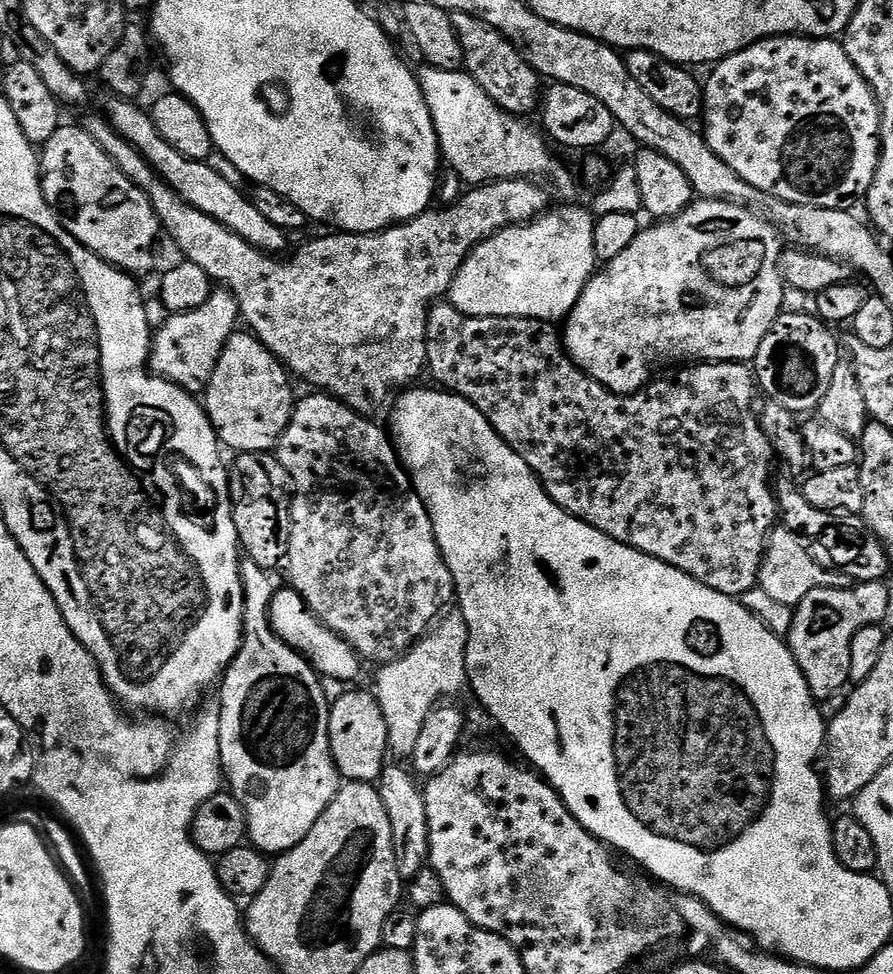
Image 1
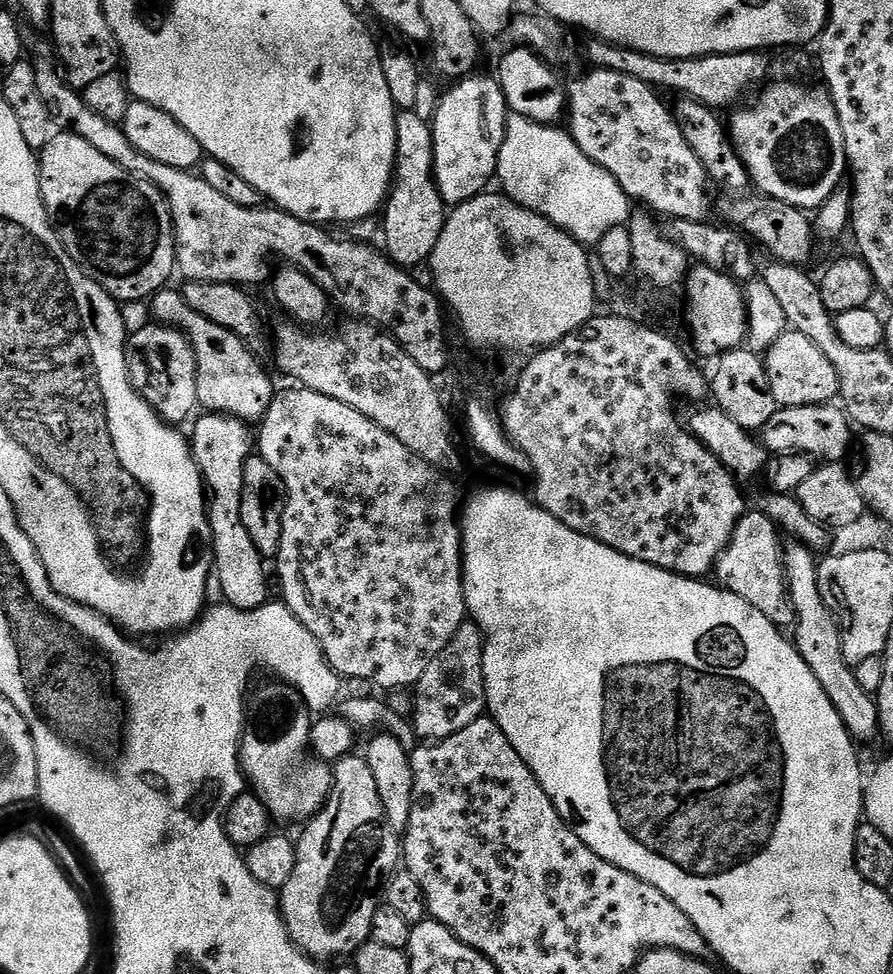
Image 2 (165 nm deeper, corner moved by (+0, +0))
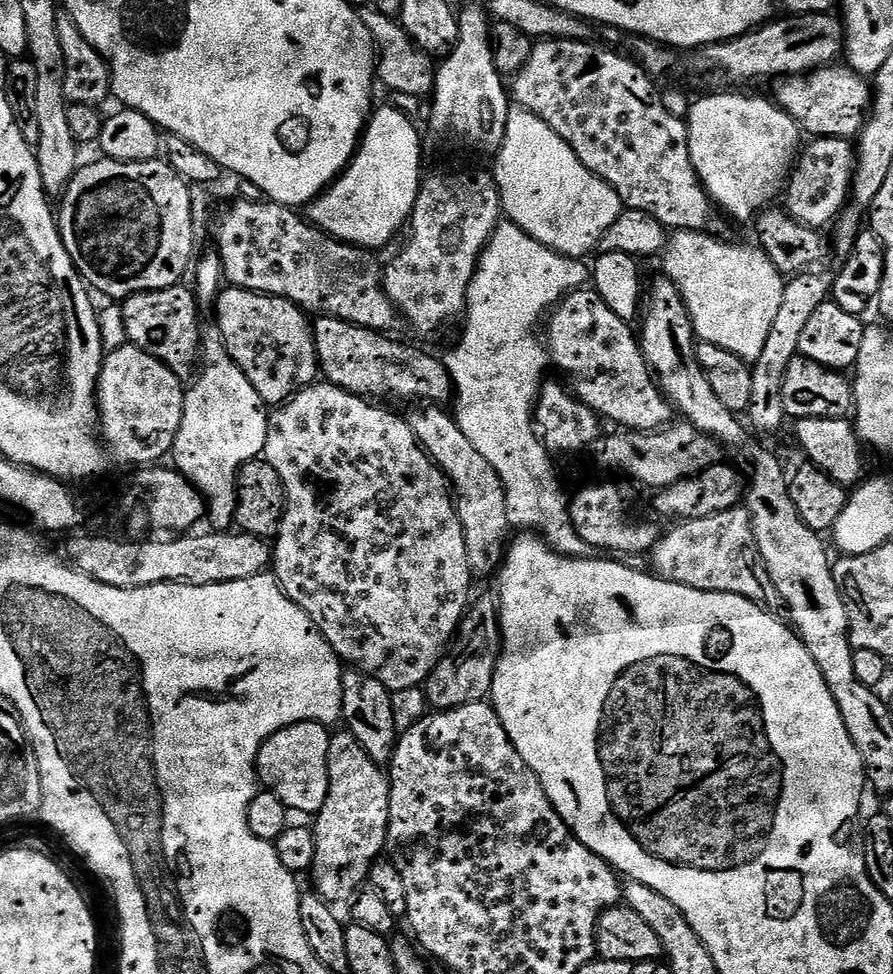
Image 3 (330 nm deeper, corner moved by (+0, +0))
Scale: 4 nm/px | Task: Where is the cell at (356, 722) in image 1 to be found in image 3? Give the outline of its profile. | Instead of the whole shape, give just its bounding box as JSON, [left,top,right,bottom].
[256,720,330,814]

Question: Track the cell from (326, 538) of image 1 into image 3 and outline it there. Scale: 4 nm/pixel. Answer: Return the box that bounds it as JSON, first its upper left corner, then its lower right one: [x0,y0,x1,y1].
[263,382,474,694]

